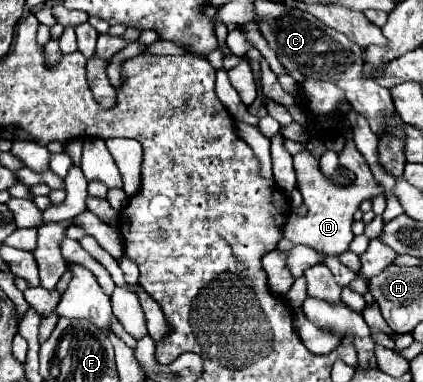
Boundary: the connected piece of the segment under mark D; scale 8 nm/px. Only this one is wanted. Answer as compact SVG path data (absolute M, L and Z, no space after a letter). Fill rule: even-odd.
M349 131L348 135L347 144L339 154L339 160L342 160L343 167L347 167L349 171L357 171L357 179L355 179L355 183L351 183L347 187L339 187L333 191L331 189L315 189L313 155L309 151L303 151L303 153L293 157L293 165L295 165L295 173L297 173L297 185L299 185L299 191L303 195L303 203L307 205L307 215L305 217L291 217L283 227L283 235L287 239L291 239L293 243L313 247L325 255L341 255L345 249L349 249L349 243L353 239L353 231L351 231L353 213L359 209L359 205L363 201L385 195L385 189L375 181L367 161L357 151L352 131ZM331 195L333 195L333 199L331 199Z

